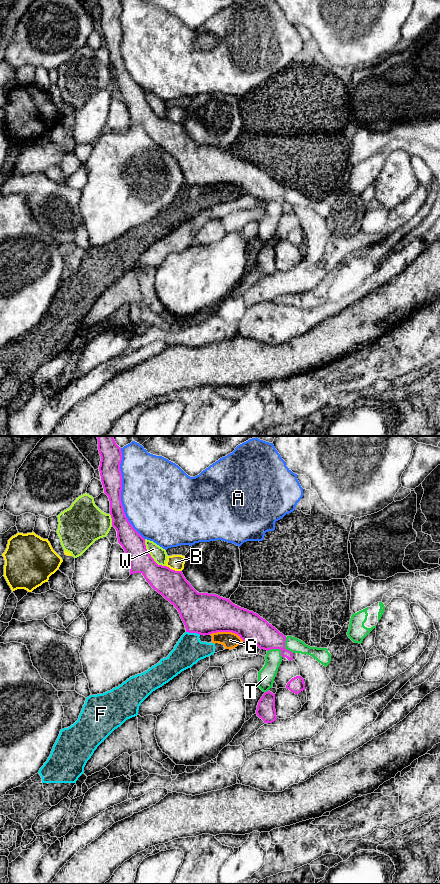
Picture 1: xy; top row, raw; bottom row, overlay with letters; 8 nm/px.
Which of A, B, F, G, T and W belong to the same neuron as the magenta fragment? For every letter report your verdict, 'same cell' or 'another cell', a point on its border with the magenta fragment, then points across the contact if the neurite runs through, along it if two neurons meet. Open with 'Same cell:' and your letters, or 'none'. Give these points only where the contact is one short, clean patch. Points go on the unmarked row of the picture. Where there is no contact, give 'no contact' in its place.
Same cell: none
A: another cell; contact xy (120, 46)
B: another cell; contact xy (173, 122)
F: another cell; contact xy (193, 184); border xy (186, 183), (200, 186)
G: another cell; contact xy (227, 183); border xy (210, 185), (234, 184), (243, 192)
T: another cell; contact xy (277, 200); border xy (267, 203), (279, 201), (282, 208)
W: another cell; contact xy (150, 107)

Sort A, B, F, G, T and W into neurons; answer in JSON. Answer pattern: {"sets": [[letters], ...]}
{"sets": [["A"], ["B"], ["F", "G"], ["T"], ["W"]]}

